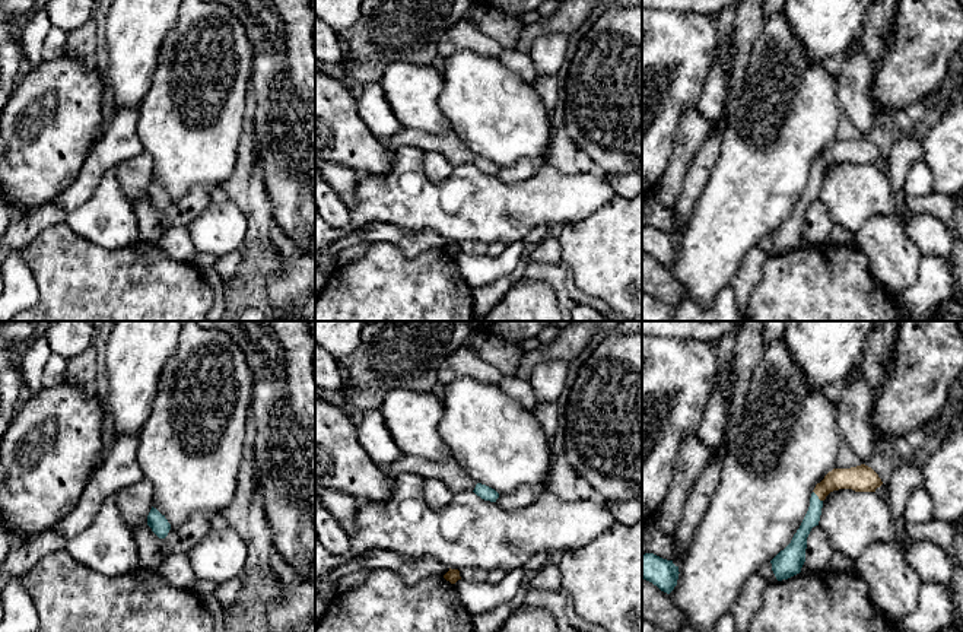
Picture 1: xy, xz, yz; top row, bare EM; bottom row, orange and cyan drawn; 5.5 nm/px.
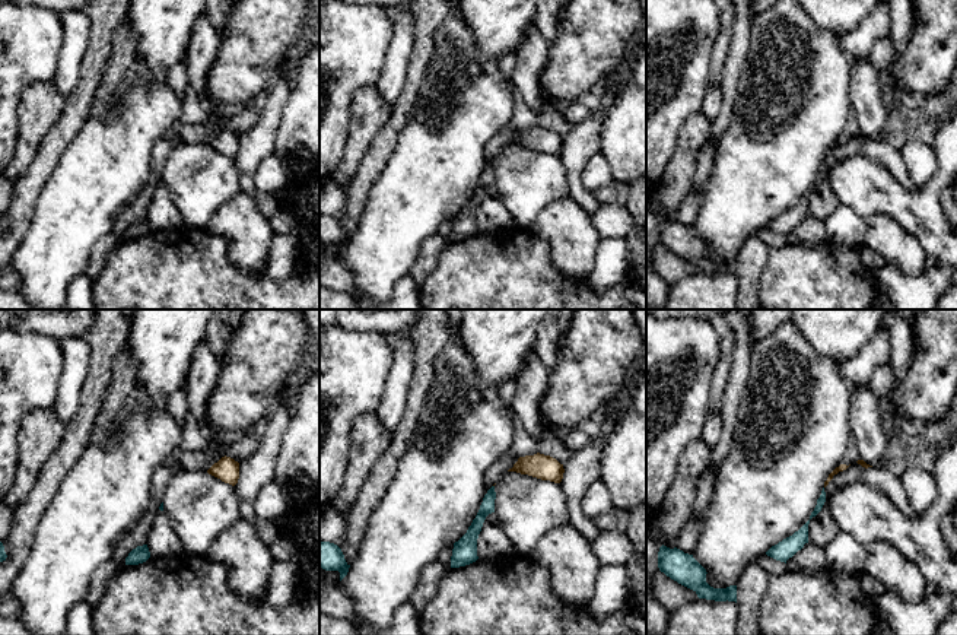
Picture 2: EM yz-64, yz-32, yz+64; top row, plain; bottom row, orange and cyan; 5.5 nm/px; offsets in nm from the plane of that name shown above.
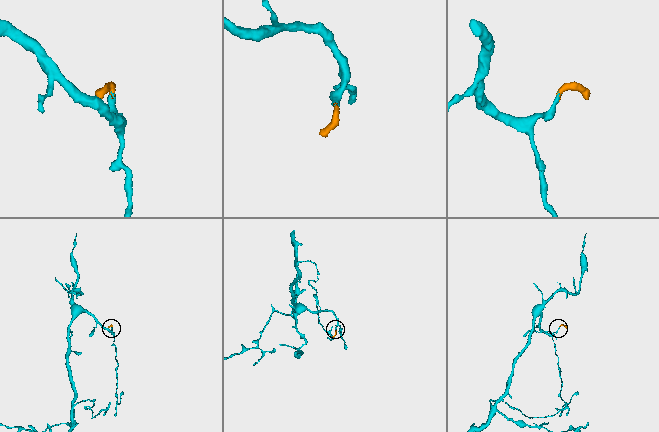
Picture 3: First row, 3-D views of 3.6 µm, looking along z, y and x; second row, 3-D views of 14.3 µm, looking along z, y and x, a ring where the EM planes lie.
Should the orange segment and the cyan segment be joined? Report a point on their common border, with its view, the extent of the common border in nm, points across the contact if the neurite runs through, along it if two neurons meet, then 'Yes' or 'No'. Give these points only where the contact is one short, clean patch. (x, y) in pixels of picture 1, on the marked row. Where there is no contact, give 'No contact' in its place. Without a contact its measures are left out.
Touches orange at yz (817, 495). Shared border 80 nm. Path across: yz (860, 479), (835, 479), (817, 495), (811, 518). Yes

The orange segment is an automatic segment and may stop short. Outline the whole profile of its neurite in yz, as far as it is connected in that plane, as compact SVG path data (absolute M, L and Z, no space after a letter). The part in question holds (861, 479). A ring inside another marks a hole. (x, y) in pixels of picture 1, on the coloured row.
M865 464L829 471L824 479L816 485L810 498L808 511L791 543L770 560L776 579L788 579L801 572L805 562L807 537L811 528L819 525L823 501L830 492L839 489L875 492L881 485L883 482L878 474Z

